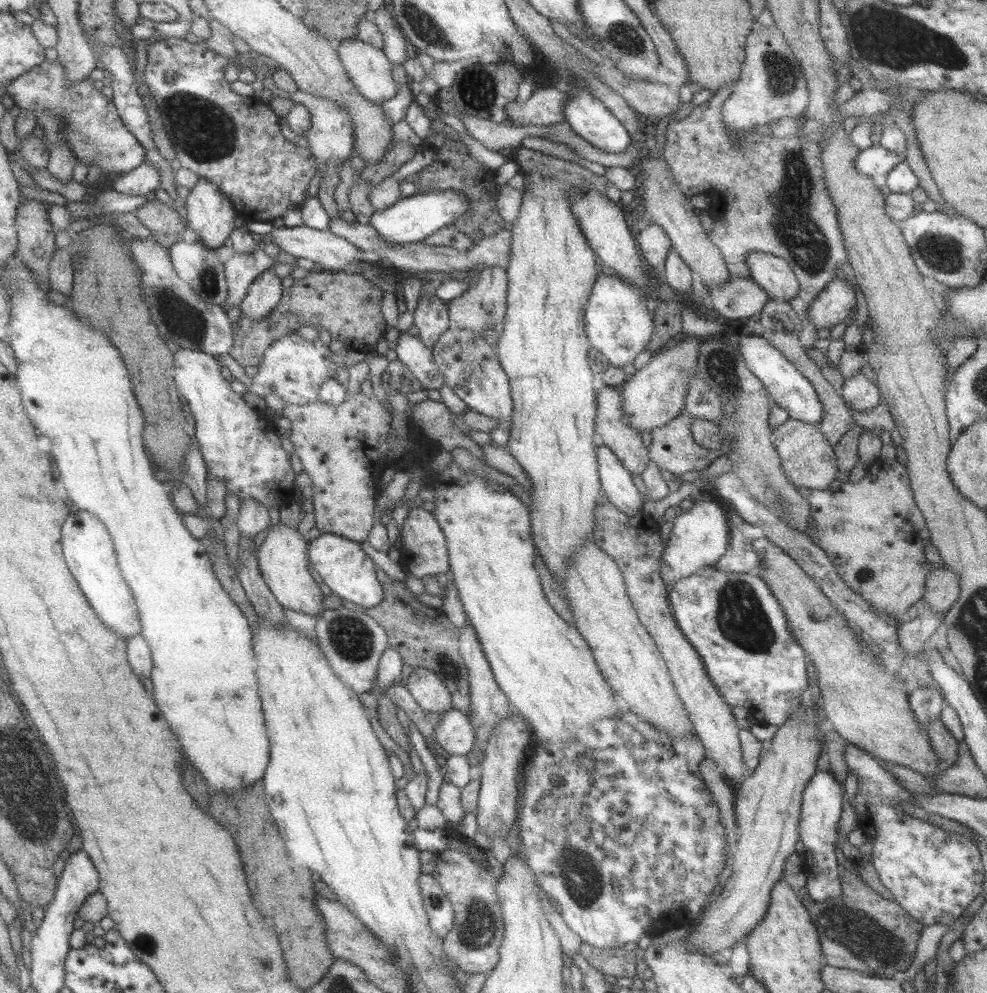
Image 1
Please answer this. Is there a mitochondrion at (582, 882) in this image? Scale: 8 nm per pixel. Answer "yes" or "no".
yes

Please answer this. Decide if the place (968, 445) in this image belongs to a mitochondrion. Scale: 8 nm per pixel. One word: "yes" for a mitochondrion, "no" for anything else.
no

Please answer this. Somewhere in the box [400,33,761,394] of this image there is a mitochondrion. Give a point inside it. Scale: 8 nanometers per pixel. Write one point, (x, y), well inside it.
(481, 90)

